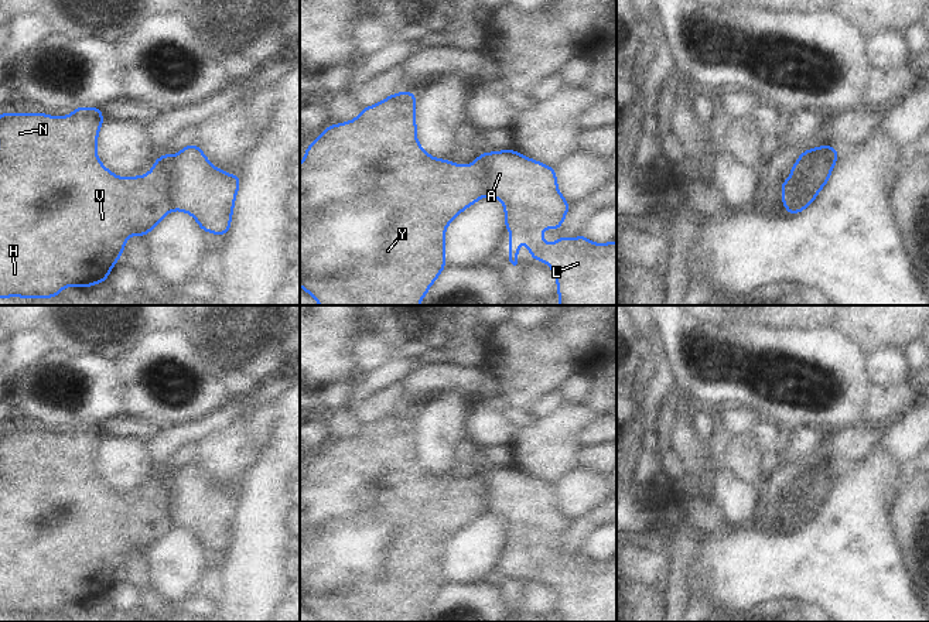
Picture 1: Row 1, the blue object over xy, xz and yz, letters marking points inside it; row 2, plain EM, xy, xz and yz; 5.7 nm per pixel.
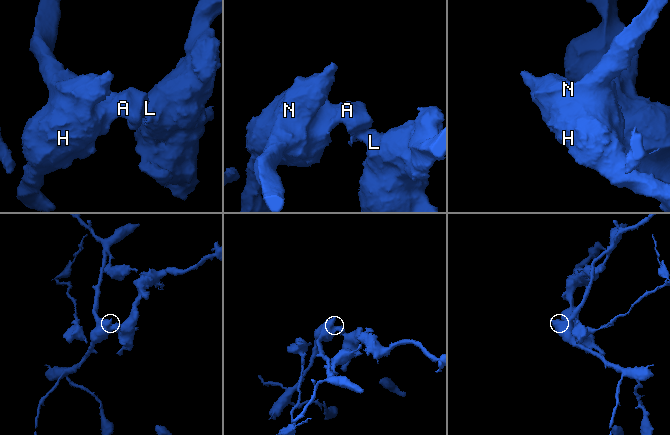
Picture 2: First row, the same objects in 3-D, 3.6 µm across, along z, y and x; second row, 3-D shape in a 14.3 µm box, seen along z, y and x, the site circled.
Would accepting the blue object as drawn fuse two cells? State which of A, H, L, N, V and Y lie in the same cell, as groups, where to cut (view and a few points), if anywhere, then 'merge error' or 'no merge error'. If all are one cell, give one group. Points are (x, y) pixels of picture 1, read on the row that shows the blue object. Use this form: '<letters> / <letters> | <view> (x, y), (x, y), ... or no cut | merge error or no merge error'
A L / H N V Y | yz (816, 150), (801, 173), (801, 184), (782, 191) | merge error

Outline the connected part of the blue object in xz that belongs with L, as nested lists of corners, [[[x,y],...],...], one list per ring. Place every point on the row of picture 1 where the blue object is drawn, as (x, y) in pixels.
[[[513,150],[493,151],[488,158],[486,195],[499,198],[505,205],[505,228],[509,229],[509,262],[518,264],[520,242],[515,229],[522,229],[527,237],[526,246],[536,262],[546,260],[557,276],[560,305],[617,305],[617,242],[595,245],[583,233],[571,240],[557,239],[549,249],[540,233],[542,228],[559,229],[570,204],[557,189],[553,167],[533,161]]]

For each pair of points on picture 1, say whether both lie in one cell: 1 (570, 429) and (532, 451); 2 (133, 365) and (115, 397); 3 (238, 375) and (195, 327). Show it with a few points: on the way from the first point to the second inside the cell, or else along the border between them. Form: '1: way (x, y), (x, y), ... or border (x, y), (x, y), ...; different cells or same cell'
1: way (560, 434), (542, 450); same cell
2: border (108, 361), (110, 379), (120, 385), (123, 413); different cells
3: way (232, 364), (207, 338); same cell

